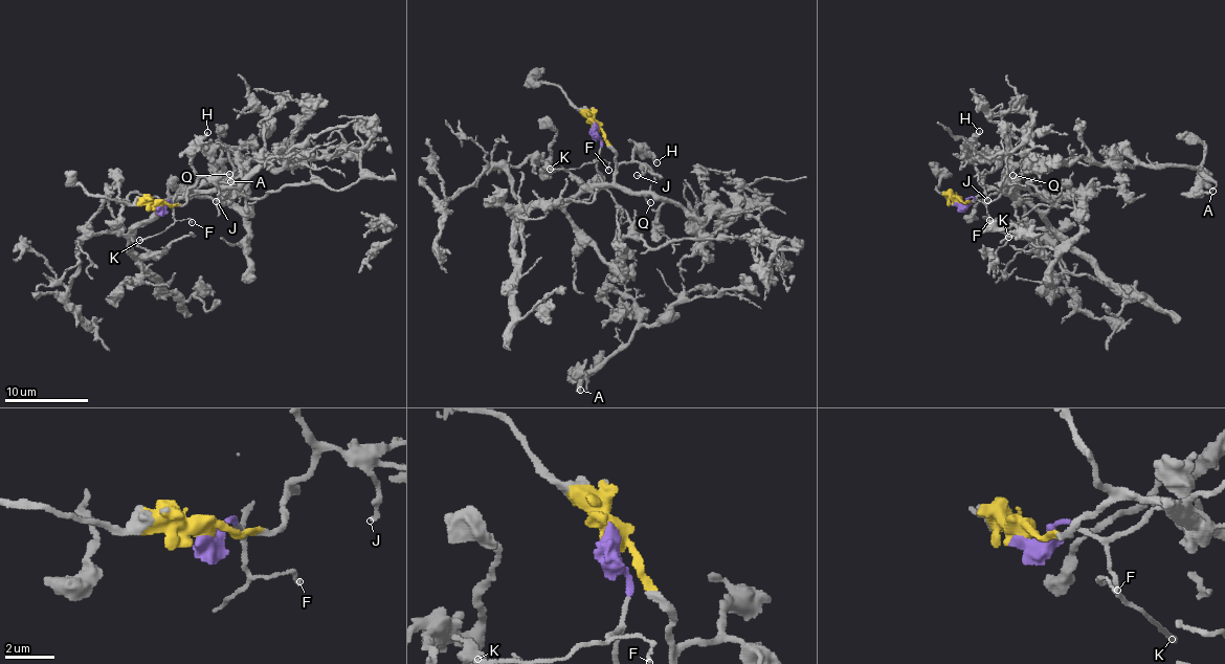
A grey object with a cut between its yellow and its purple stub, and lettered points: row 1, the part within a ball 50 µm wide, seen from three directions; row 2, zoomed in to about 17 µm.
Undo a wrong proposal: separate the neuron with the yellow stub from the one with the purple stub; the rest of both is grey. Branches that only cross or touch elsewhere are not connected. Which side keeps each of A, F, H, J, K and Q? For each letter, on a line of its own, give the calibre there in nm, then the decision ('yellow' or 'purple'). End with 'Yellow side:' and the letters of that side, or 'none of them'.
A: 180 nm | yellow
F: 130 nm | purple
H: 190 nm | yellow
J: 170 nm | yellow
K: 180 nm | purple
Q: 150 nm | yellow
Yellow side: A, H, J, Q

